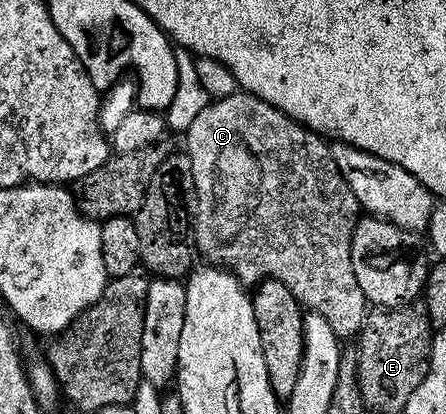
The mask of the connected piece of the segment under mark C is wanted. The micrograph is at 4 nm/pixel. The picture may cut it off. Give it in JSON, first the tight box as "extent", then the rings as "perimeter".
{"extent":[187,91,371,339],"perimeter":[[[238,91],[222,101],[213,101],[191,123],[187,134],[189,140],[188,156],[193,159],[193,174],[195,175],[195,187],[197,188],[197,211],[193,218],[193,230],[197,236],[197,251],[202,258],[206,257],[210,266],[224,269],[226,273],[233,274],[242,285],[256,287],[265,281],[278,281],[293,291],[295,299],[306,310],[315,311],[327,319],[331,325],[331,331],[342,339],[356,338],[365,326],[365,319],[371,312],[371,306],[363,291],[359,287],[359,279],[355,279],[355,266],[351,263],[351,243],[353,232],[357,226],[363,210],[361,204],[355,199],[355,191],[343,179],[339,167],[333,158],[330,142],[319,133],[312,133],[298,121],[292,121],[283,111],[271,107],[271,103],[263,103],[263,99],[251,96],[250,93]]]}

